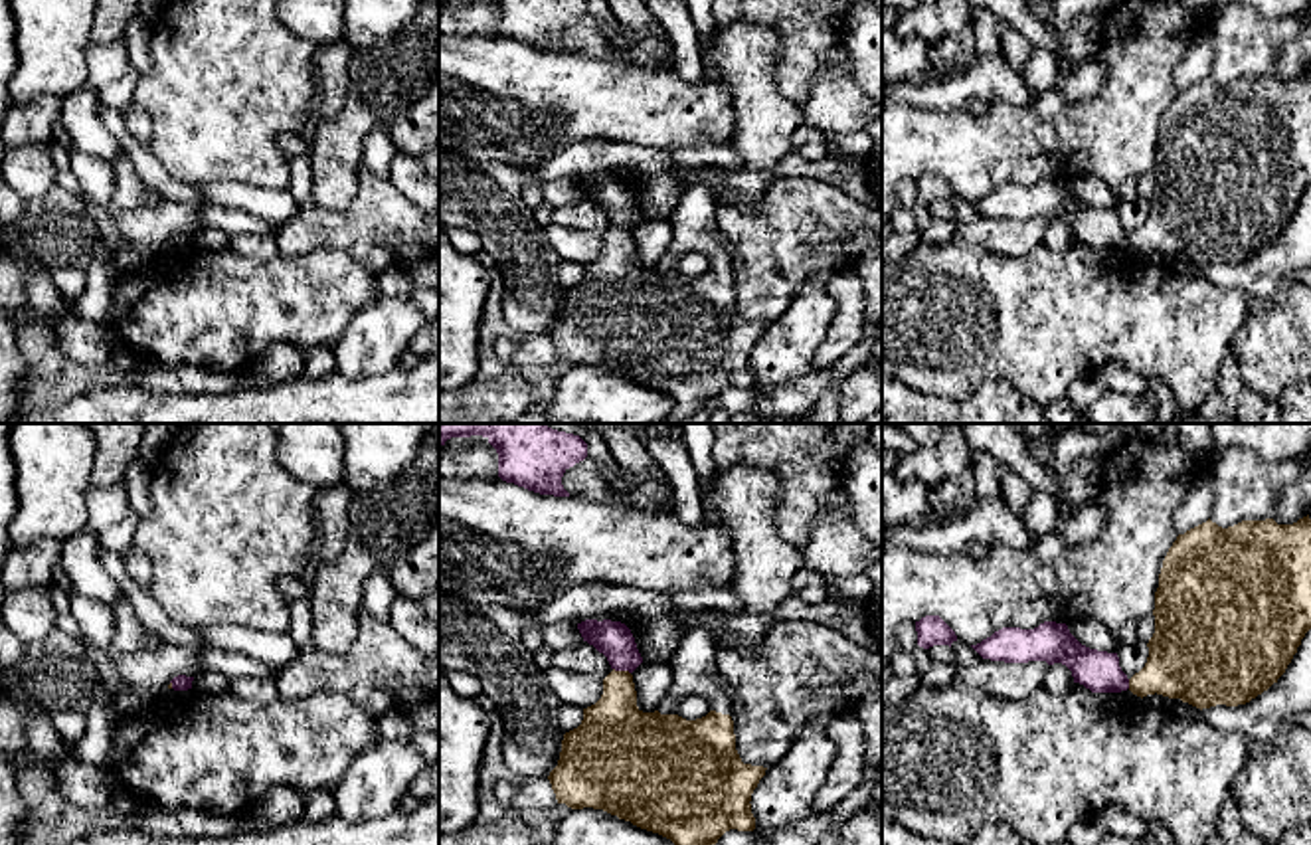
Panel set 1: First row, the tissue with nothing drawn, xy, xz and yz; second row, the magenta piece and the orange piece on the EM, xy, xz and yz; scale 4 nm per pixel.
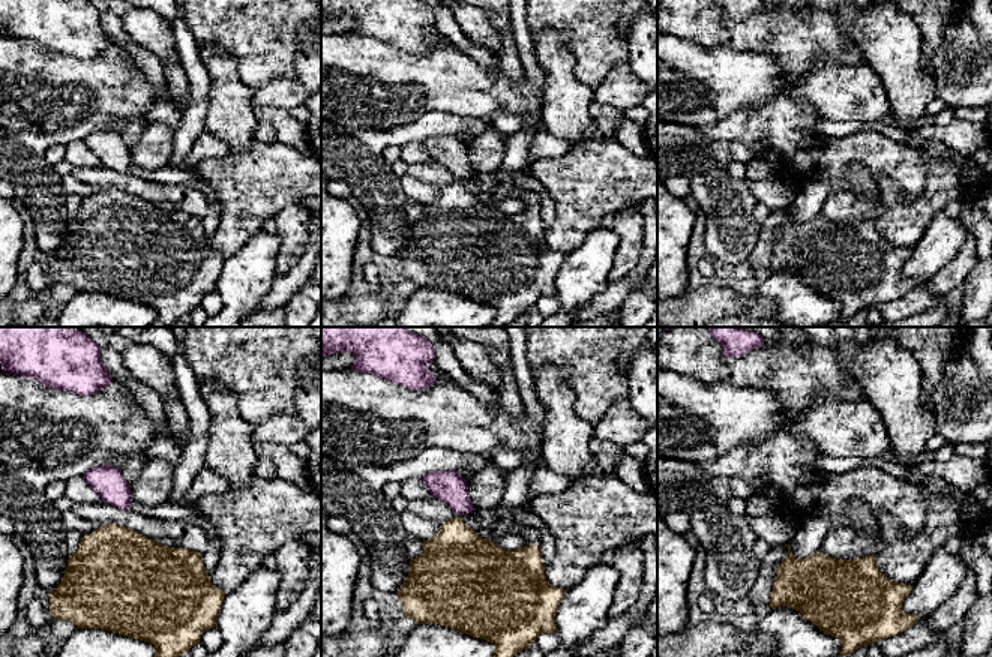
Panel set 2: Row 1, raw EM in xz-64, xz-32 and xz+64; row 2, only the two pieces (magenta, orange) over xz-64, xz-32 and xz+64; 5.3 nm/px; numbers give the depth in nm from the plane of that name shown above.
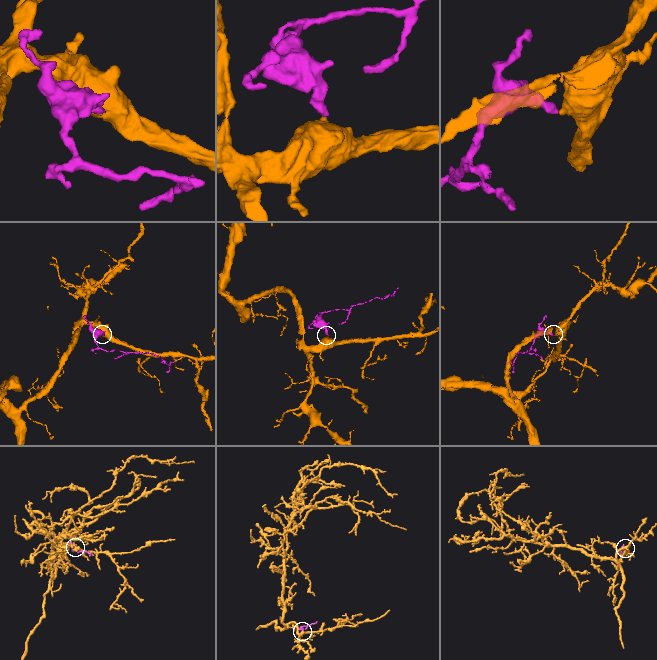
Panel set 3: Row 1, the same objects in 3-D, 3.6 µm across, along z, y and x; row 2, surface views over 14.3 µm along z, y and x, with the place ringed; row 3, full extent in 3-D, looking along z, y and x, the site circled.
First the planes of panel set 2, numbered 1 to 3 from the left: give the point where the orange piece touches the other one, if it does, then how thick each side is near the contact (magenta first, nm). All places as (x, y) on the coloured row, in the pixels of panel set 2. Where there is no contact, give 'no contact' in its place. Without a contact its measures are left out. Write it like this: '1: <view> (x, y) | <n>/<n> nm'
1: no contact
2: no contact
3: no contact

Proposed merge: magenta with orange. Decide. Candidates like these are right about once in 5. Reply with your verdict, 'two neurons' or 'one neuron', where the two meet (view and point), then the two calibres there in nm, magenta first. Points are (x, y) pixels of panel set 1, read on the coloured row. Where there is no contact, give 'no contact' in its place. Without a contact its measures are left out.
two neurons | xz (621, 669) | 150/260 nm

